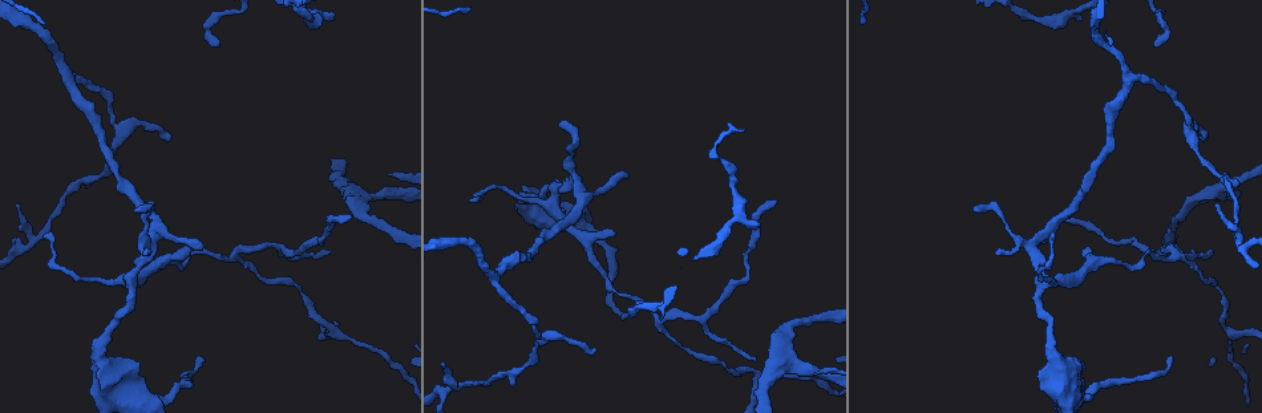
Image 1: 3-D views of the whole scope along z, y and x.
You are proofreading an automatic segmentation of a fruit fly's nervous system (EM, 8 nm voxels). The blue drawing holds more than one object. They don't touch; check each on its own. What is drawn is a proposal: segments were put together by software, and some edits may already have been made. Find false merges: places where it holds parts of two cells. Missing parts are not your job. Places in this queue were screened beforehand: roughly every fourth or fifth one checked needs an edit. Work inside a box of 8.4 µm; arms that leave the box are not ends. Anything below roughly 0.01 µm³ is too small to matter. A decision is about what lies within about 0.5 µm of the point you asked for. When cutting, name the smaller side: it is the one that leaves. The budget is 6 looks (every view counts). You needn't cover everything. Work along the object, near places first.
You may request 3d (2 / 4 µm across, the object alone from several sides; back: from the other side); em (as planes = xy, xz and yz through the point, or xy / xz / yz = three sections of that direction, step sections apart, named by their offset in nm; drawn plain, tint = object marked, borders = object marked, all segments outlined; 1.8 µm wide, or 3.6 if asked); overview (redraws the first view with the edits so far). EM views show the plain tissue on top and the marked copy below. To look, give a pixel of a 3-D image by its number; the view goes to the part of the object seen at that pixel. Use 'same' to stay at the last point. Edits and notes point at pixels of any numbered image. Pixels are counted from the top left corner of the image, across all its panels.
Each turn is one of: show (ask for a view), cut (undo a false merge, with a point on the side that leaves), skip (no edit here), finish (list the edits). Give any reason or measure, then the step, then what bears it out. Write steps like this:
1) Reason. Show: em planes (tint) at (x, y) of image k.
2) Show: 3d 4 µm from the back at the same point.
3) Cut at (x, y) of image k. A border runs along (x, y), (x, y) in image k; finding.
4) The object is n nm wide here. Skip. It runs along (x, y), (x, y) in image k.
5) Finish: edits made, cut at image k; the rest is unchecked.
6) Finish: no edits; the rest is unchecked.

Four arms meet. Show: em planes (tint) at (556, 190) of image 1.

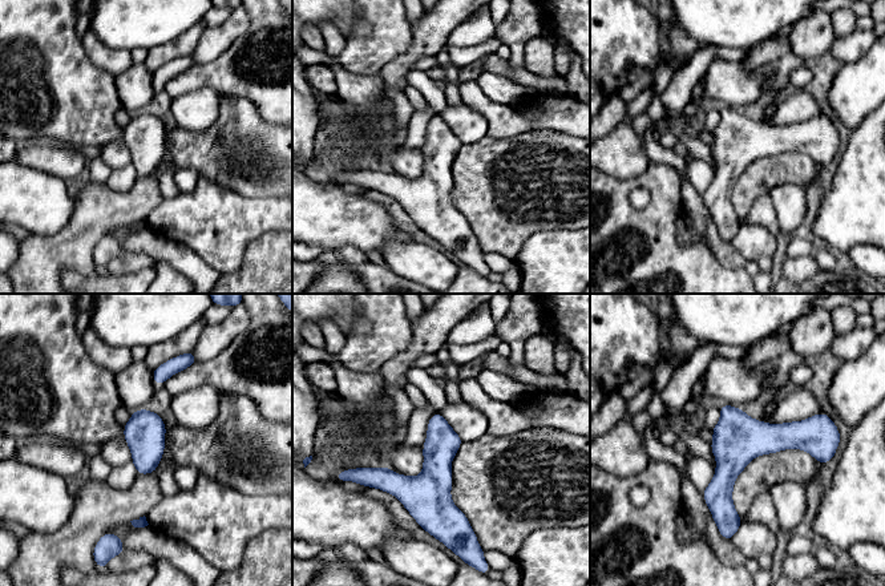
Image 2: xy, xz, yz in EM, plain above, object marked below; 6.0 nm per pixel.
Skip. It runs along (819, 436), (760, 437), (716, 517) in image 2; continuous, no second cell.

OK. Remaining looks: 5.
A fork. Show: em planes (tint) at (661, 325) of image 1.

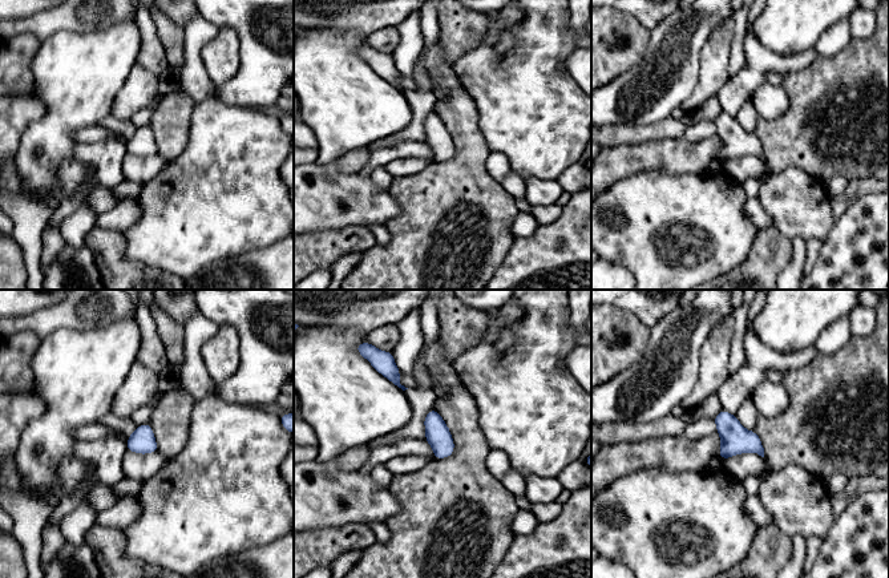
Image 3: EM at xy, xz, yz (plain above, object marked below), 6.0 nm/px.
Skip. One cell here.

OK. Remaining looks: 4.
Sudden change in width. Show: 3d 4 µm at (170, 398) of image 1.

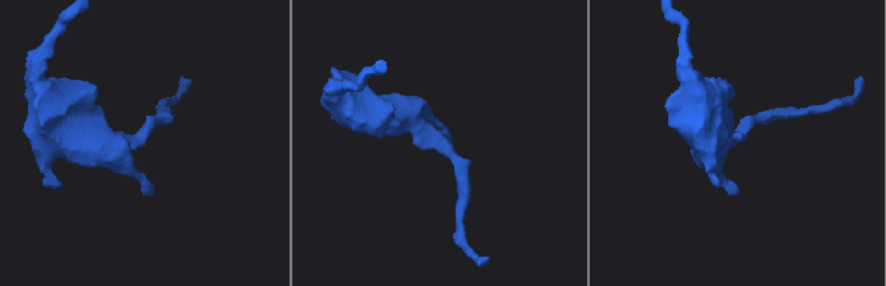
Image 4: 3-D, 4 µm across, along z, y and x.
The arms are 190, 460 nm wide; shape alone is not enough. Show: em yz step 16 (tint) at (740, 135) of image 4.

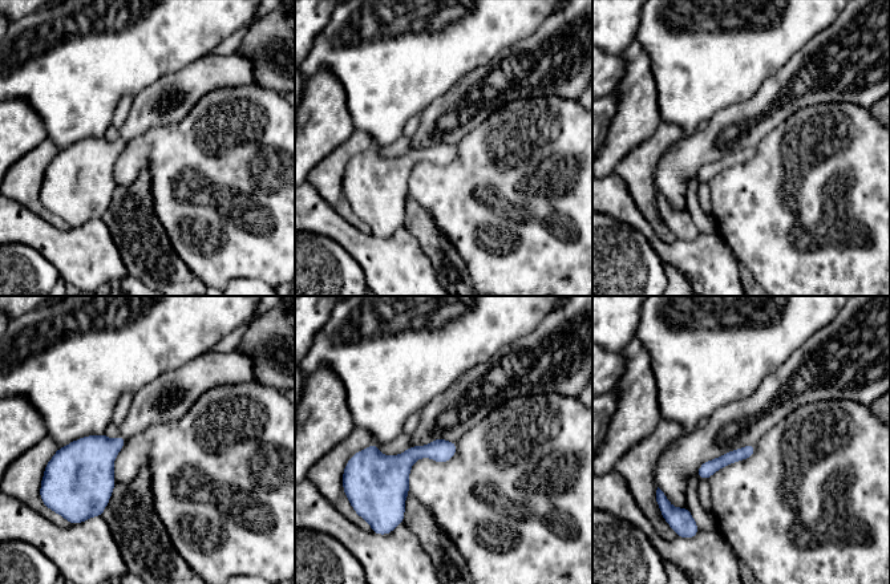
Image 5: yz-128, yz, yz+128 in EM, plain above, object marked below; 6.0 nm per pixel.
Show: em planes (tint) at the same point.

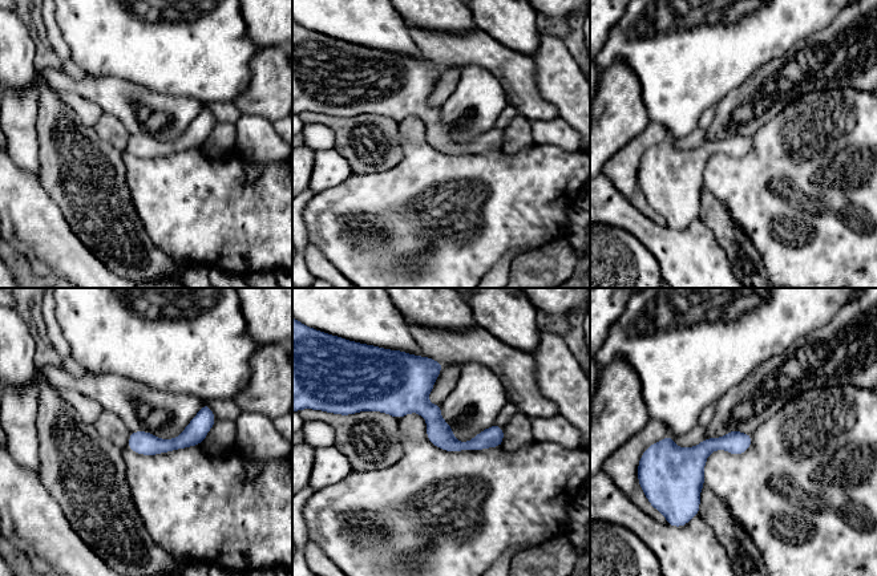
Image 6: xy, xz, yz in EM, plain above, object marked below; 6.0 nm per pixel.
Skip. It runs along (211, 418), (180, 442), (132, 445) in image 6; all the same cell.

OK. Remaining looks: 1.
Finish: no edits; the rest is unchecked.

